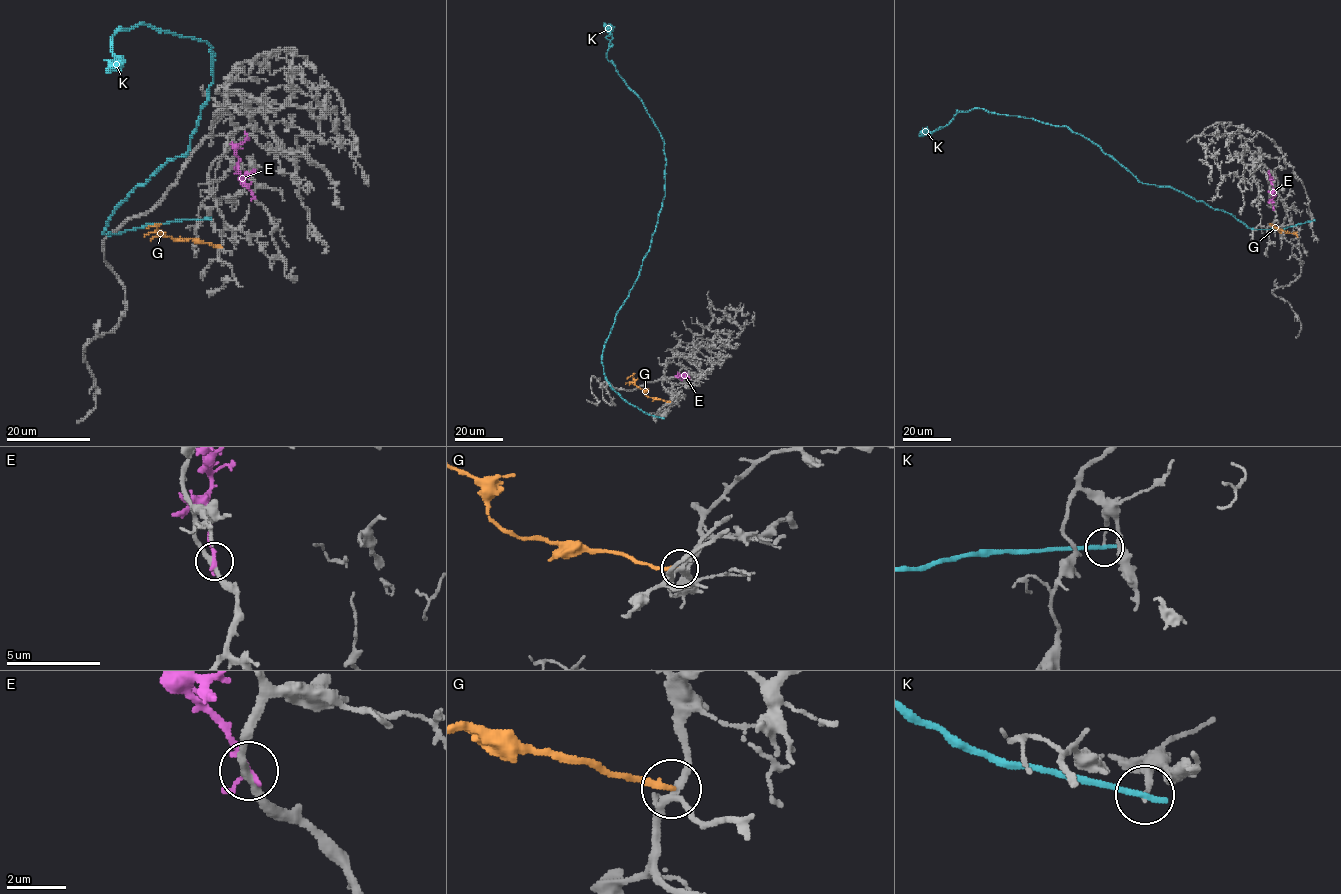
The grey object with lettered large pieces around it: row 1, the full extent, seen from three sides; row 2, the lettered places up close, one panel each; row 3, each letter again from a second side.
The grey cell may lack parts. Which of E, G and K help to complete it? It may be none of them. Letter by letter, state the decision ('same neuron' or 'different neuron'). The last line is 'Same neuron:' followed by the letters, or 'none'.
E: different neuron
G: different neuron
K: different neuron
Same neuron: none

